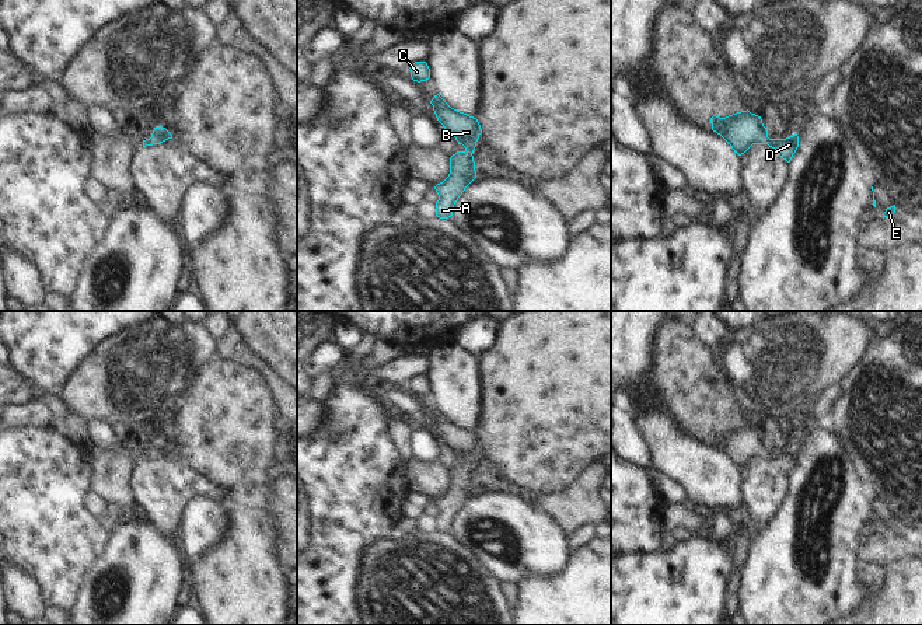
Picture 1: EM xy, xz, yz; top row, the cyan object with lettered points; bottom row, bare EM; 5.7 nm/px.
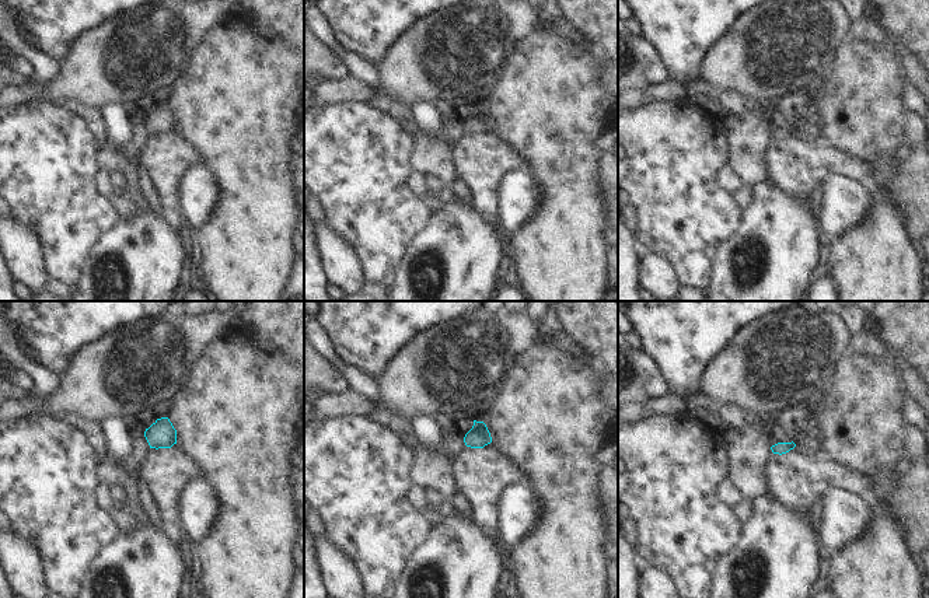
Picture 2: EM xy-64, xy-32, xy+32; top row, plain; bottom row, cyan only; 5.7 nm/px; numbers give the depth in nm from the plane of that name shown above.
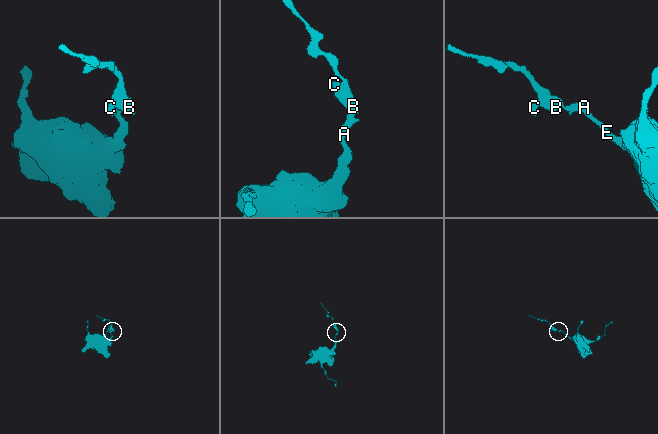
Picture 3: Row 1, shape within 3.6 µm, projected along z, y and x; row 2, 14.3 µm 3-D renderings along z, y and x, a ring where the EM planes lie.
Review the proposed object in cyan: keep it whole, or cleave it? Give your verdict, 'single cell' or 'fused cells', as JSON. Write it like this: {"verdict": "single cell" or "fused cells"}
{"verdict": "single cell"}

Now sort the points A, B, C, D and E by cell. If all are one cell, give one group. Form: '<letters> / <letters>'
A B C D E

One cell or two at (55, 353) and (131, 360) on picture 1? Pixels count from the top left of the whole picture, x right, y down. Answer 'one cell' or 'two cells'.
two cells

